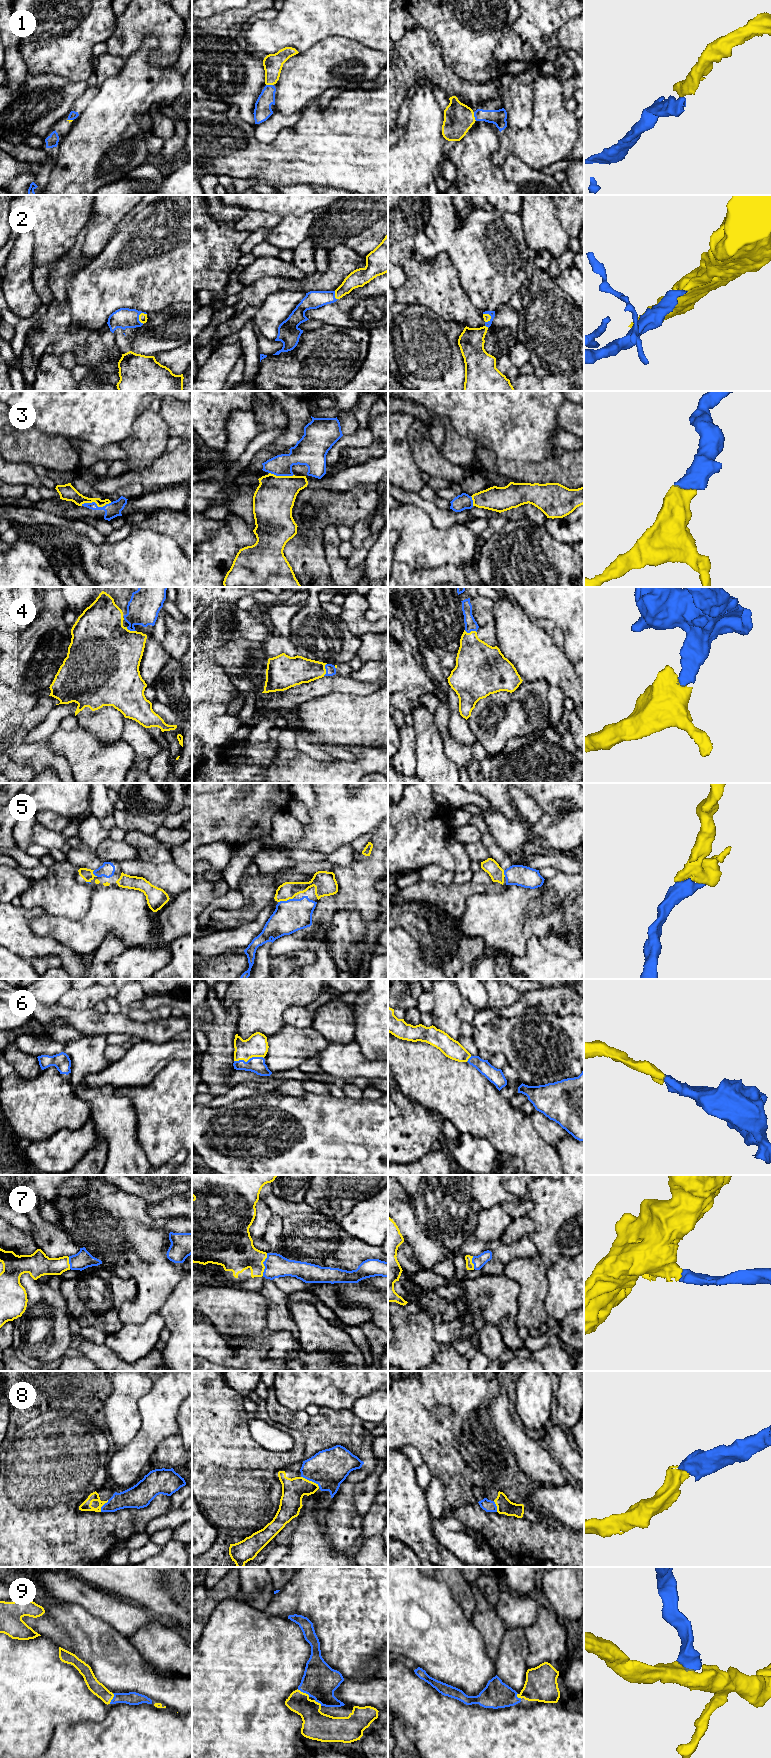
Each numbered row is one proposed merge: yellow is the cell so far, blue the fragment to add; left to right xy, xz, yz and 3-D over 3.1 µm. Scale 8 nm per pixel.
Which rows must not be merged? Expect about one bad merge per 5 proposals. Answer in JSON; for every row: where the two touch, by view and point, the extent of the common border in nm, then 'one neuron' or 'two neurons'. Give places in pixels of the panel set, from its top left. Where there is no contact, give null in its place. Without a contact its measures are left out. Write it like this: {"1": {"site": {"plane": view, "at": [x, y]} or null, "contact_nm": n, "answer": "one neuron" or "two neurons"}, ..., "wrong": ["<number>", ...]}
{"1": {"site": {"plane": "yz", "at": [473, 116]}, "contact_nm": 80, "answer": "one neuron"}, "2": {"site": {"plane": "xy", "at": [139, 318]}, "contact_nm": 100, "answer": "one neuron"}, "3": {"site": {"plane": "xy", "at": [96, 503]}, "contact_nm": 240, "answer": "one neuron"}, "4": {"site": {"plane": "xz", "at": [325, 669]}, "contact_nm": 110, "answer": "one neuron"}, "5": {"site": {"plane": "xz", "at": [285, 900]}, "contact_nm": 130, "answer": "one neuron"}, "6": {"site": {"plane": "xz", "at": [248, 1059]}, "contact_nm": 240, "answer": "one neuron"}, "7": {"site": {"plane": "xz", "at": [263, 1264]}, "contact_nm": 190, "answer": "one neuron"}, "8": {"site": {"plane": "xz", "at": [310, 1481]}, "contact_nm": 180, "answer": "one neuron"}, "9": {"site": {"plane": "xz", "at": [302, 1692]}, "contact_nm": 120, "answer": "one neuron"}, "wrong": []}

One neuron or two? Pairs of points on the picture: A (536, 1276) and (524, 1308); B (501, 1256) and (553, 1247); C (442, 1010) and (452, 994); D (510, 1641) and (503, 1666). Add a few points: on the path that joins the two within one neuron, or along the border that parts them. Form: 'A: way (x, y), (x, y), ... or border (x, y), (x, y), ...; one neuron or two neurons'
A: way (533, 1284), (531, 1300); one neuron
B: border (528, 1236), (540, 1255); two neurons
C: way (445, 1006), (448, 998); one neuron
D: way (510, 1647), (509, 1660); one neuron

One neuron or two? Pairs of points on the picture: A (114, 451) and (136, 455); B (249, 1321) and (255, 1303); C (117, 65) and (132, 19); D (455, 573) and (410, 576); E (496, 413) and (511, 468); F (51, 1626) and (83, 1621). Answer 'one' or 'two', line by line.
A: two
B: one
C: two
D: one
E: two
F: one

